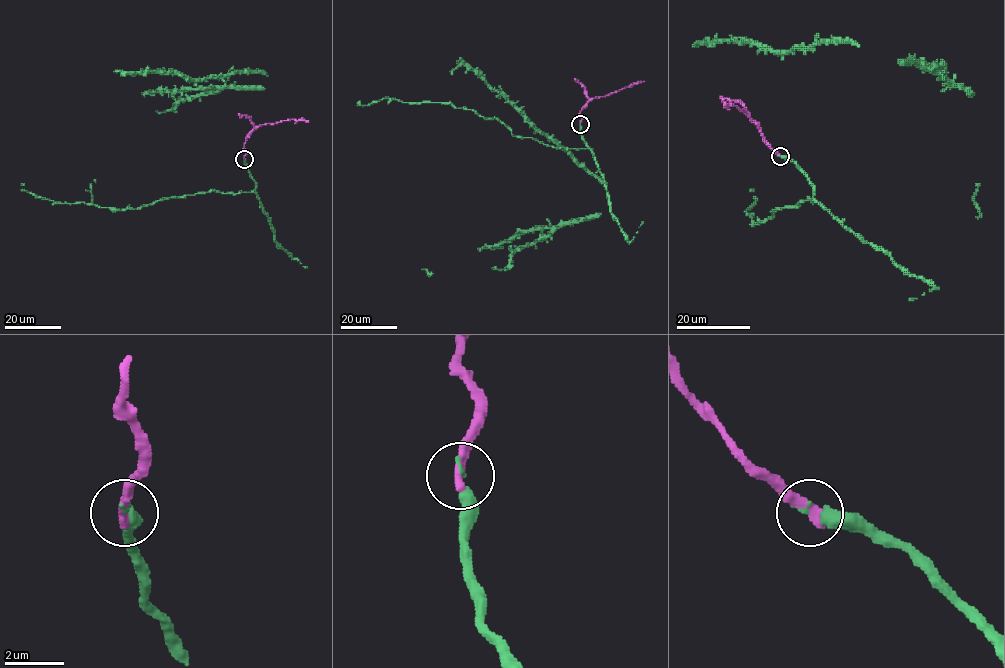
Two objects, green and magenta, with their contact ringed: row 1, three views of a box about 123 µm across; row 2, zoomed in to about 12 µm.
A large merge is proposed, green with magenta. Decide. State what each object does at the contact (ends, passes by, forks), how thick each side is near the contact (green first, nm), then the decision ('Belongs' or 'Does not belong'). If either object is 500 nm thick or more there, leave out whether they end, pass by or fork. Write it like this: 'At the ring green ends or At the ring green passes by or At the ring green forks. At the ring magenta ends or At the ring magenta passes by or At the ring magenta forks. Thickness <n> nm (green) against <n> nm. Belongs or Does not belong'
At the ring green ends. At the ring magenta ends. Thickness 340 nm (green) against 440 nm. Belongs

